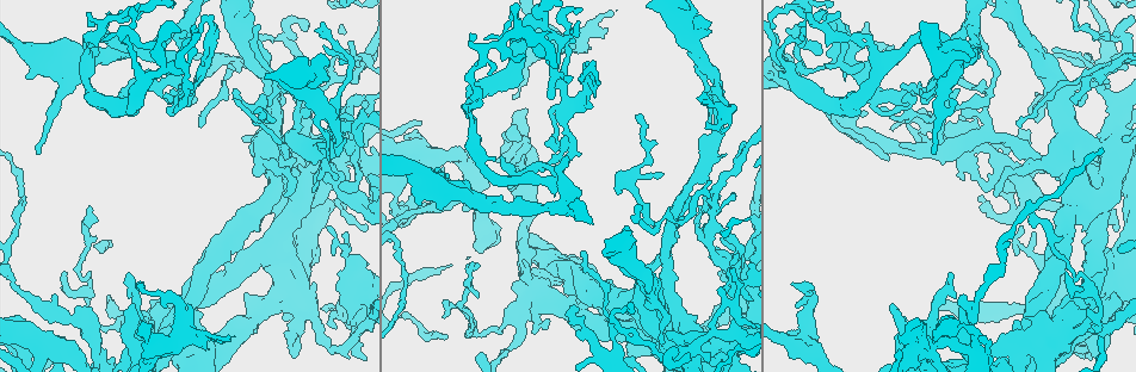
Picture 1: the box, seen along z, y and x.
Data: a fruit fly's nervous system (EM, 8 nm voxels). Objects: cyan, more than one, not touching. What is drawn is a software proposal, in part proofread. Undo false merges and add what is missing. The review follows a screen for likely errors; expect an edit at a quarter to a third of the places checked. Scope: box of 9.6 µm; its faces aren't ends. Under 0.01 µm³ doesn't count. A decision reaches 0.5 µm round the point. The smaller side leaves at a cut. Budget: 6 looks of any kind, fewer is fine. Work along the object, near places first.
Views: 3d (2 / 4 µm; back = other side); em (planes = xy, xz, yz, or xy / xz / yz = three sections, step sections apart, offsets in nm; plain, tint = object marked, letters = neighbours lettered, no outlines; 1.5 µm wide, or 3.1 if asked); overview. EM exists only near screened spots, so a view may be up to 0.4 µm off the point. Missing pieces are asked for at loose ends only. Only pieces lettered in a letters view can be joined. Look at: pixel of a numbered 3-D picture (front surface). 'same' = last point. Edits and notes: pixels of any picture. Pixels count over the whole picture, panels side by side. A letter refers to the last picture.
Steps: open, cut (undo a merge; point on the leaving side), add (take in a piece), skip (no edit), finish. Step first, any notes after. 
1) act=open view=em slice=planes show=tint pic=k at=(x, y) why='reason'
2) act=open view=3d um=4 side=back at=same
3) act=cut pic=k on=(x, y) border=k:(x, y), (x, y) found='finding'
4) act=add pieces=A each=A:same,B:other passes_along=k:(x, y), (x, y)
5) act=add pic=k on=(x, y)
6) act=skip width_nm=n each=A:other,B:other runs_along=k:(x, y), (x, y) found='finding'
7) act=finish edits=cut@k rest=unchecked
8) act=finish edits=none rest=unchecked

act=open view=em slice=xz step=8 show=letters pic=1 at=(286, 35) why='arms part here'

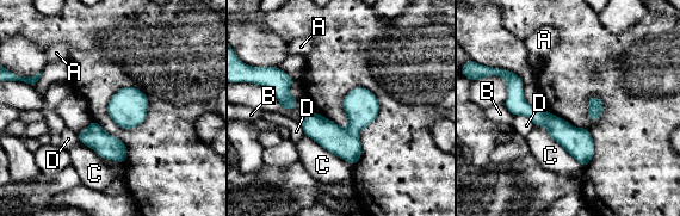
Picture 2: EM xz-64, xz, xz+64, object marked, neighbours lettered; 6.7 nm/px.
act=skip each=A:other,B:other,C:other,D:other border=2:(535, 125), (543, 125), (583, 167) found='all the same neuron'

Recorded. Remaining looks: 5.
act=open view=em slice=yz step=8 show=letters pic=1 at=(201, 122) why='long arm stops here'

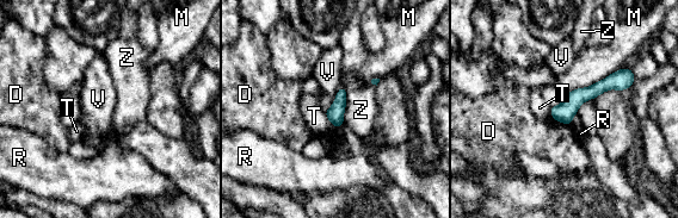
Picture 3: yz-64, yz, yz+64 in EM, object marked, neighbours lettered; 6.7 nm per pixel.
act=open view=em slice=planes show=letters at=same

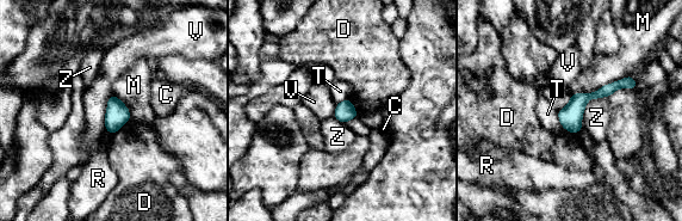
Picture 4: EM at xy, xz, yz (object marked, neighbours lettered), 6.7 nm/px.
act=skip width_nm=140 each=C:other,D:other,M:other,R:other,T:other,V:other,Z:other found='no lettered piece goes on from it'

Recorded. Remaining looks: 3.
act=open view=3d um=2 pic=1 at=(987, 135) why='three-way junction'

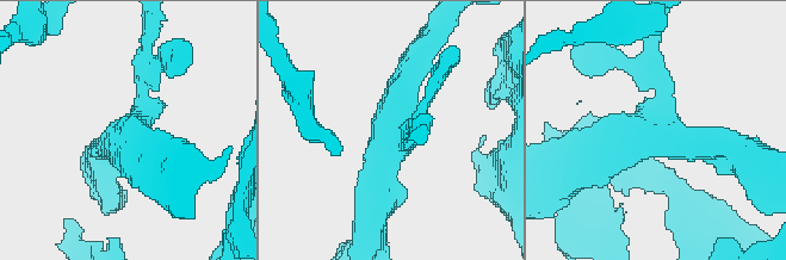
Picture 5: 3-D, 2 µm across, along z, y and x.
act=open view=em slice=planes show=letters pic=5 at=(656, 137)

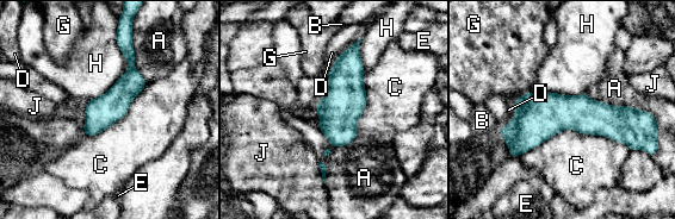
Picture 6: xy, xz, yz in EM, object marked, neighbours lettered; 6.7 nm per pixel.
act=skip each=A:other,B:other,C:other,D:other,E:other,G:other,H:other,J:other border=6:(631, 150), (561, 130), (518, 156) found='continuous, no second neuron'

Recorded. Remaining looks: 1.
act=finish edits=none rest=unchecked

